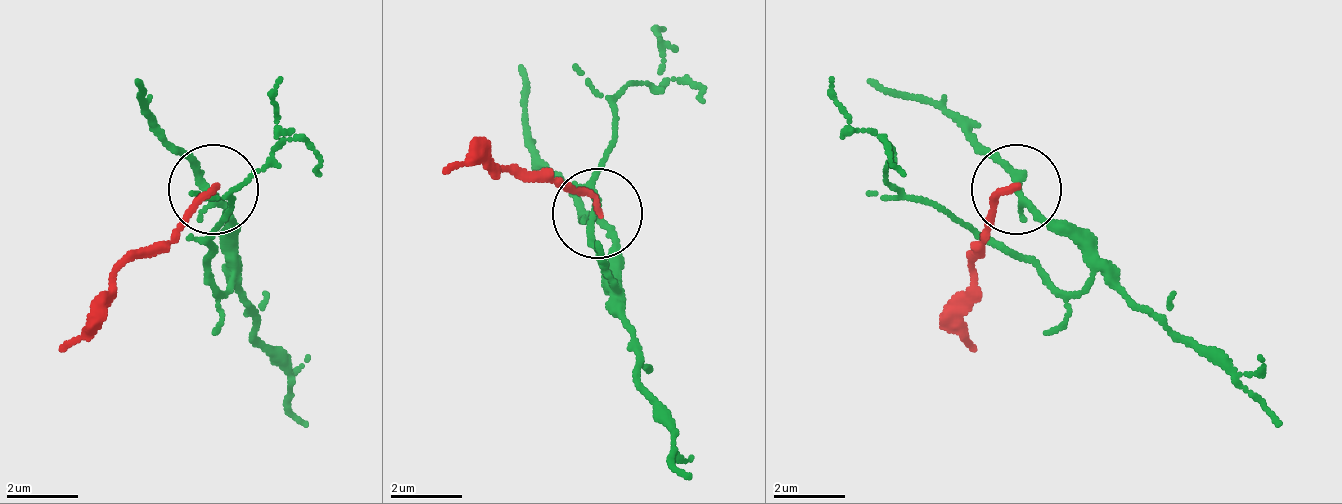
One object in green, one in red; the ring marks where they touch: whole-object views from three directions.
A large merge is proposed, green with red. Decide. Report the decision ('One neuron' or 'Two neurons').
Two neurons

